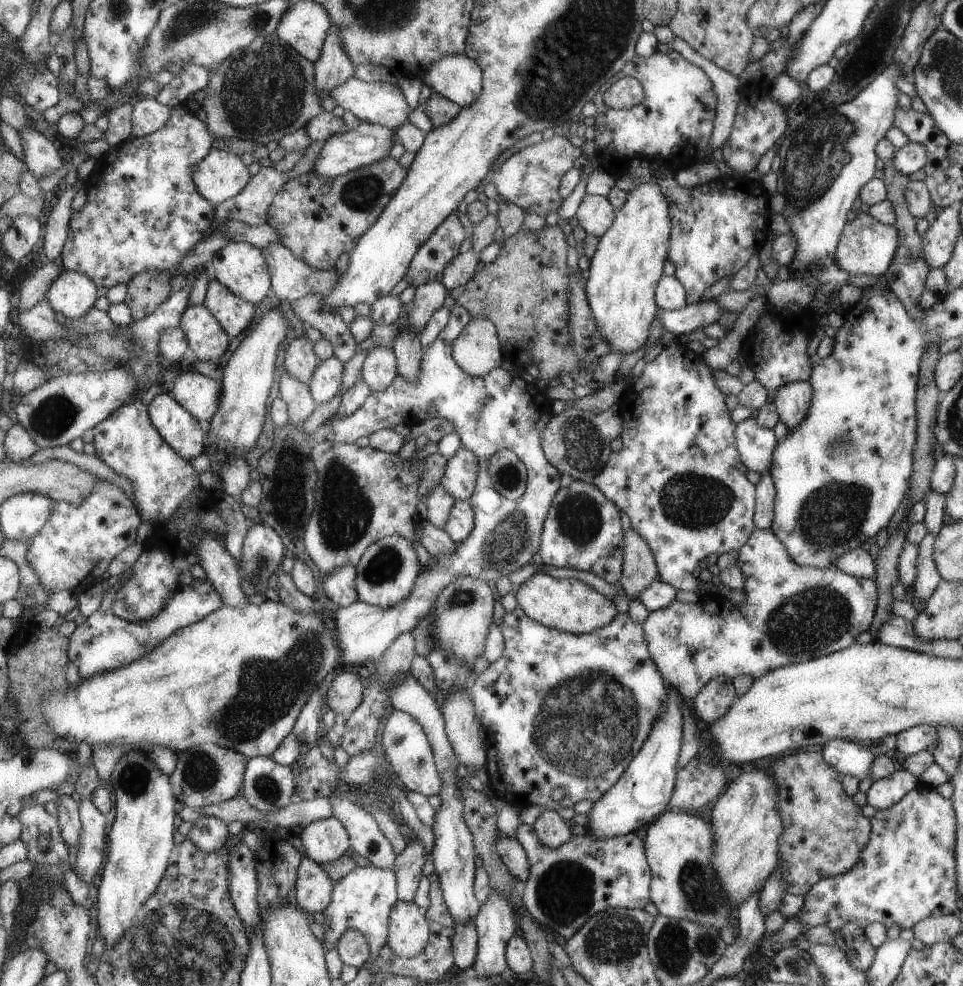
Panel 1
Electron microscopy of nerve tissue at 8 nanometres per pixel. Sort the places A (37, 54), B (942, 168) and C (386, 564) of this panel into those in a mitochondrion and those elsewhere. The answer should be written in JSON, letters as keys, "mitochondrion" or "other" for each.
{"A":"other","B":"other","C":"mitochondrion"}

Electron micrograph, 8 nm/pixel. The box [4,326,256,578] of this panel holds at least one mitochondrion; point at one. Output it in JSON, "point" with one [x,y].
{"point":[55,414]}

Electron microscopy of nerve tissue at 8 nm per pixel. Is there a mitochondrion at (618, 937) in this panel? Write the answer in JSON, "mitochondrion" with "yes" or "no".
{"mitochondrion":"yes"}

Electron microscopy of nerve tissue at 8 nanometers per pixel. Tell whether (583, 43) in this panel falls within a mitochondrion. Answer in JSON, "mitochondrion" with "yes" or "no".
{"mitochondrion":"yes"}

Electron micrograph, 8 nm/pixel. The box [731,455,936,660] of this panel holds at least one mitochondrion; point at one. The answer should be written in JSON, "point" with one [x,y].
{"point":[806,623]}

